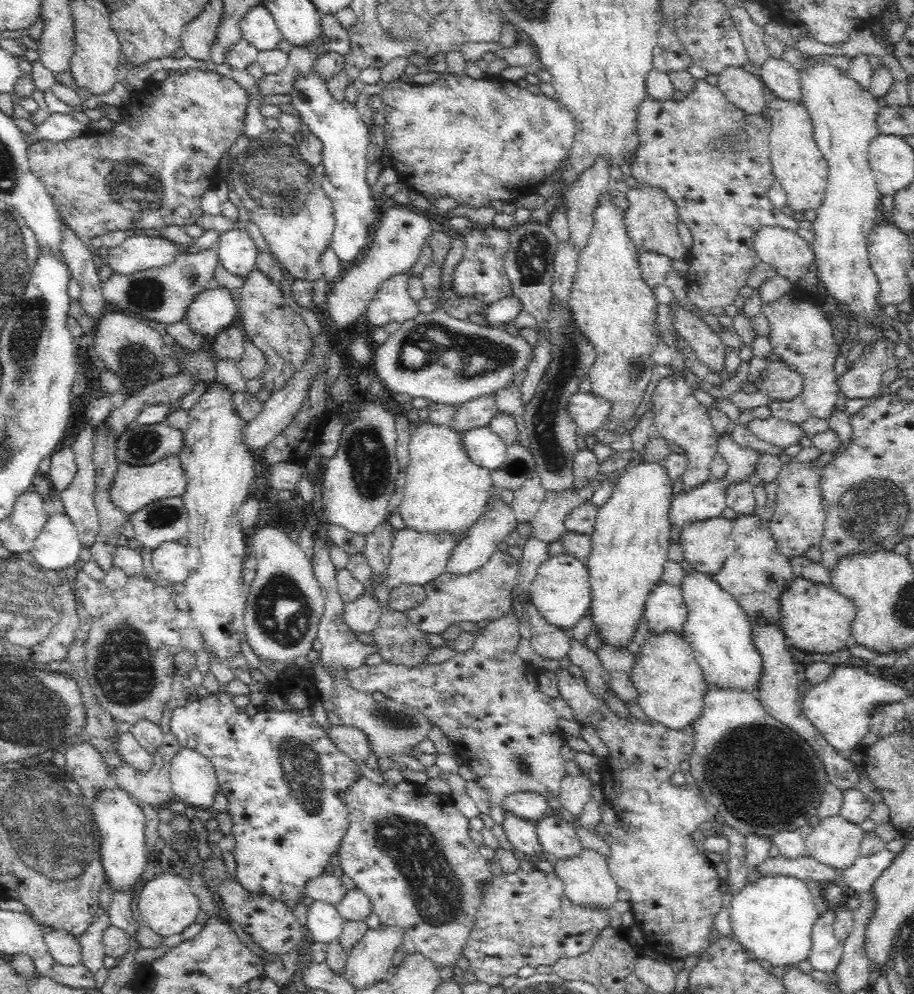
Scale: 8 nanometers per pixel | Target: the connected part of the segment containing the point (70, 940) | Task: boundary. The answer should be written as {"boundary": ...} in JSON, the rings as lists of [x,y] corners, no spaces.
{"boundary":[[[55,930],[44,939],[48,954],[56,963],[70,968],[82,964],[82,951],[76,938],[65,931]]]}

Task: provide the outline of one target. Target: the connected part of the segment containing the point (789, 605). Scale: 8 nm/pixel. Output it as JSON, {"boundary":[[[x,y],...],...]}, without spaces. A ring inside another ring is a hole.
{"boundary":[[[795,577],[792,584],[779,596],[780,620],[784,634],[791,648],[804,652],[834,654],[840,648],[851,644],[850,621],[856,614],[854,603],[838,591],[823,583],[815,583]]]}

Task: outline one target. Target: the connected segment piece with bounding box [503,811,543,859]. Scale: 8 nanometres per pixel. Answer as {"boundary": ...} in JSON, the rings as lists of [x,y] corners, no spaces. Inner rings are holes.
{"boundary":[[[504,811],[503,831],[511,844],[530,856],[530,859],[543,852],[533,821],[510,813],[510,811]]]}

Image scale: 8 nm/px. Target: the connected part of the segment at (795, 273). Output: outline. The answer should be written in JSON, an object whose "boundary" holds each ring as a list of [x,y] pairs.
{"boundary":[[[760,225],[753,232],[753,239],[760,260],[797,286],[814,259],[811,245],[795,230],[776,225]]]}

